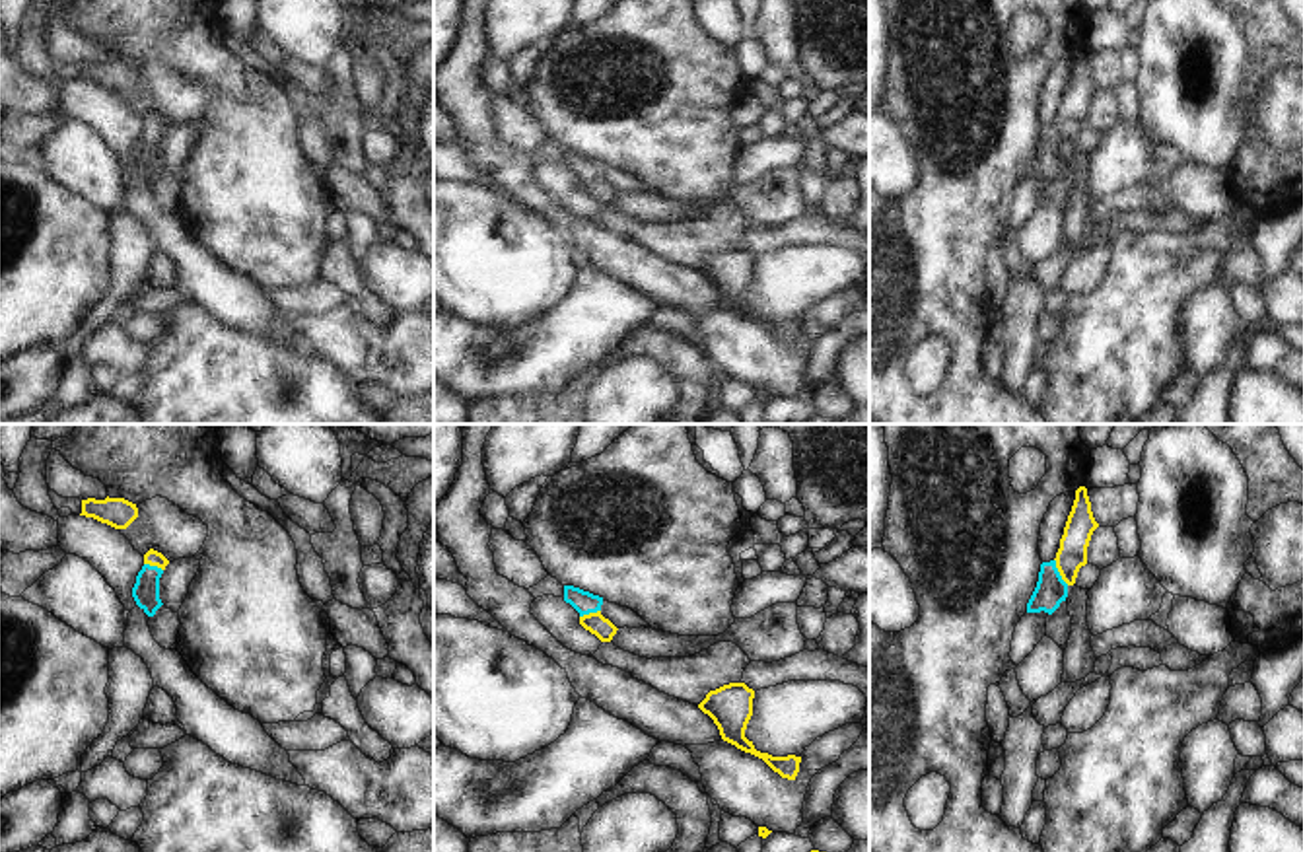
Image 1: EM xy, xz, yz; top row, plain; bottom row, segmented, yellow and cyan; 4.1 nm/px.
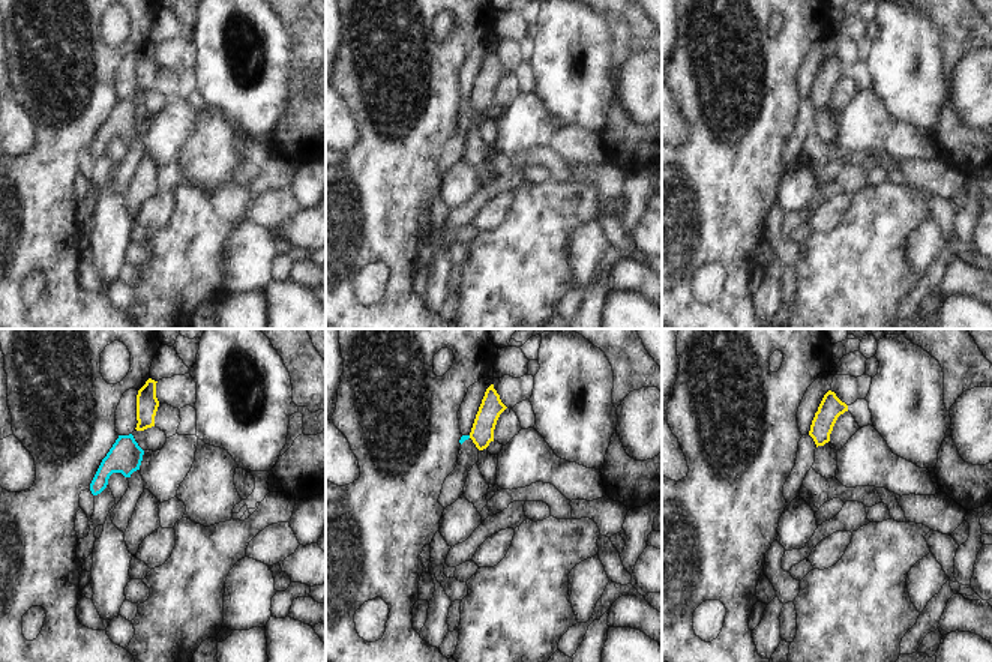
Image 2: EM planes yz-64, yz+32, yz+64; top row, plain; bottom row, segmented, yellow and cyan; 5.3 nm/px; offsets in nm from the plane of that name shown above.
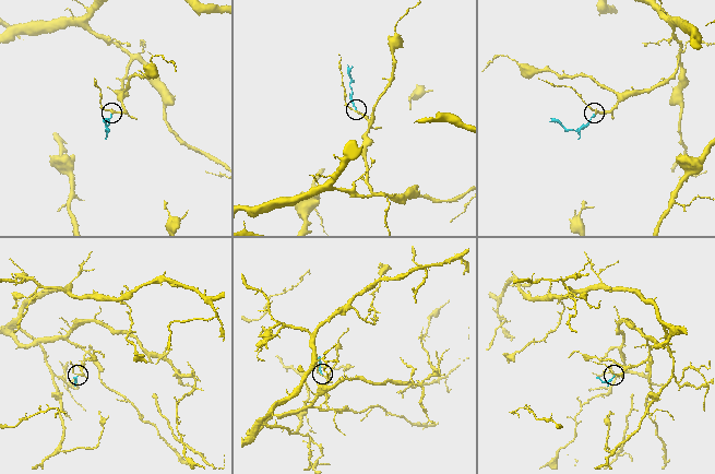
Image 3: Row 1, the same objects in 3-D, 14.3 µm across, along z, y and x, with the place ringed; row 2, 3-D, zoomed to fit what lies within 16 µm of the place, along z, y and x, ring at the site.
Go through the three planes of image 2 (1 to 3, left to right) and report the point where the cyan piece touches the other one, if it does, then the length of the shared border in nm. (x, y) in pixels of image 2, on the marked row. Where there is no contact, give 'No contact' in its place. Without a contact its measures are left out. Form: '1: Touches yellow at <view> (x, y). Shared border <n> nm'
1: No contact
2: No contact
3: No contact.

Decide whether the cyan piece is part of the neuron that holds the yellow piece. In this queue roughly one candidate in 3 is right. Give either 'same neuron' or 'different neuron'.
same neuron

